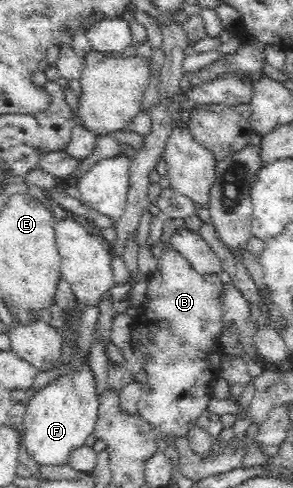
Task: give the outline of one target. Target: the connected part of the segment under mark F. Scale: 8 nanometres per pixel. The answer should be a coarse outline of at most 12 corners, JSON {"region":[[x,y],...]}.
{"region":[[84,306],[60,307],[66,373],[25,403],[37,464],[66,464],[98,420],[96,376],[82,353]]}

